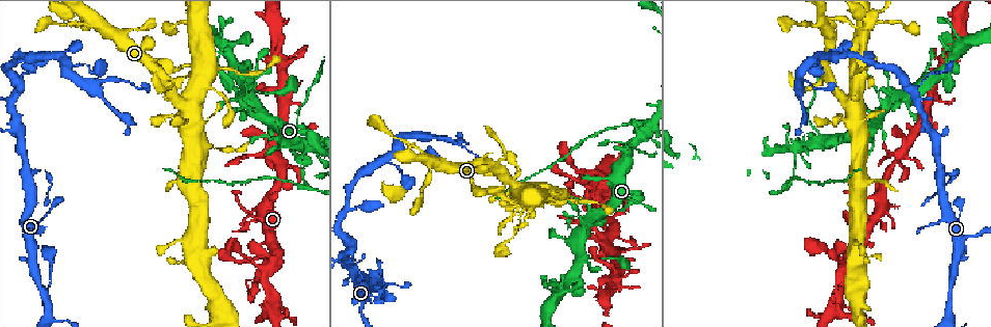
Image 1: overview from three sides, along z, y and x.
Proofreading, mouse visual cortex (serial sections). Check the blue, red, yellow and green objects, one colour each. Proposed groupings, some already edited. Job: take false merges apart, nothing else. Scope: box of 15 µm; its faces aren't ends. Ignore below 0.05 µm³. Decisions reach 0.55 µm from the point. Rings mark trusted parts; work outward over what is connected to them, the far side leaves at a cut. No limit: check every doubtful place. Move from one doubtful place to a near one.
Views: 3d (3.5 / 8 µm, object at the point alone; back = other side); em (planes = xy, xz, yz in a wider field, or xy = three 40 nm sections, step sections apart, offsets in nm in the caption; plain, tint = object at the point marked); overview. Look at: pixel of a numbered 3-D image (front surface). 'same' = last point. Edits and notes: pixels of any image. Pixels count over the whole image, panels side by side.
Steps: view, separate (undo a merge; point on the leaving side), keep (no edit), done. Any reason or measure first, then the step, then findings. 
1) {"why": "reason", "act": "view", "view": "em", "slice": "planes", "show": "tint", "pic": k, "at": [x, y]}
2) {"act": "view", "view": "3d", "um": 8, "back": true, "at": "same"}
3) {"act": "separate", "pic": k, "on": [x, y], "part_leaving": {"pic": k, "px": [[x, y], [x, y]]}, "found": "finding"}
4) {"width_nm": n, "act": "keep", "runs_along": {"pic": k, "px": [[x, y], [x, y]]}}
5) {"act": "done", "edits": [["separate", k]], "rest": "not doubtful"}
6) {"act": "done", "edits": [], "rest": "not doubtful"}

{"why": "thick turns thin", "act": "view", "view": "em", "slice": "xy", "step": 1, "show": "tint", "pic": 1, "at": [626, 155]}

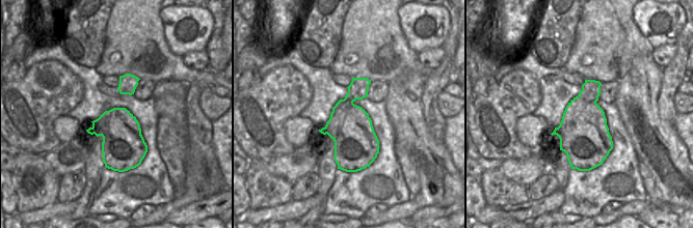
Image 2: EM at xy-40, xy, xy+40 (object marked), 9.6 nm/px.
{"why": "see where the arms go", "act": "view", "view": "3d", "um": 3.5, "at": "same"}

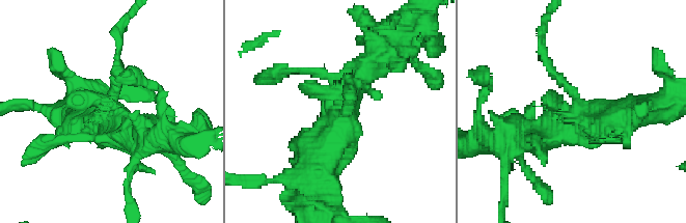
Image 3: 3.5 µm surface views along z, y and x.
{"act": "separate", "pic": 3, "on": [551, 70], "part_leaving": {"pic": 3, "px": [[576, 95], [544, 57], [544, 22]]}, "found": "two cells meet here"}

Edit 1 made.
{"act": "view", "view": "overview"}

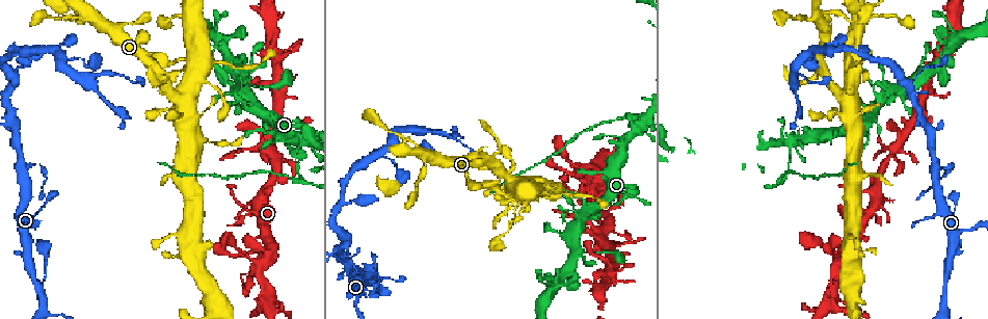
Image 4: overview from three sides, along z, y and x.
{"why": "arms part here", "act": "view", "view": "3d", "um": 3.5, "pic": 4, "at": [784, 178]}

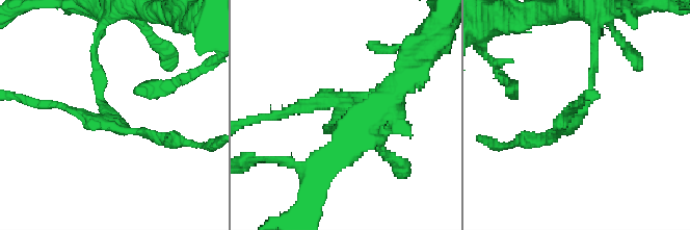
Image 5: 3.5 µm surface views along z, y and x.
{"arms": 3, "arm_widths_nm": [150, 150, 150], "why": "shape alone is not enough", "act": "view", "view": "em", "slice": "xy", "step": 3, "show": "tint", "pic": 5, "at": [344, 108]}

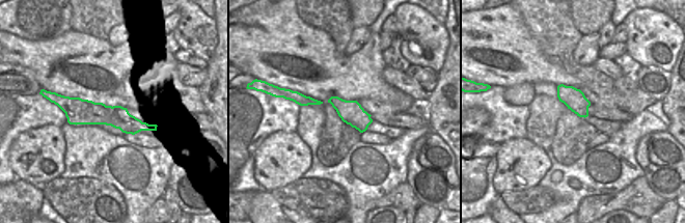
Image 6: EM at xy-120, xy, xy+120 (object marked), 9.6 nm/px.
{"act": "separate", "pic": 5, "on": [295, 109], "border": {"pic": 6, "px": [[134, 116], [121, 113], [118, 128]]}, "found": "two cells meet here"}

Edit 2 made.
{"why": "sudden change in width", "act": "view", "view": "3d", "um": 8, "pic": 4, "at": [613, 231]}

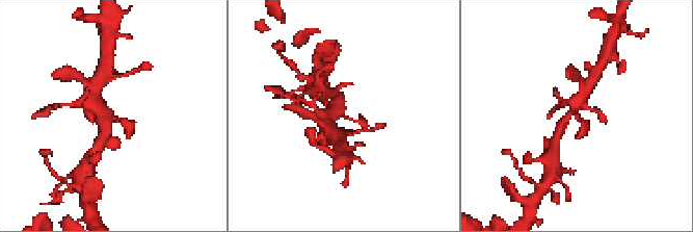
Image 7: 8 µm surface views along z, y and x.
{"act": "view", "view": "em", "slice": "xy", "step": 5, "show": "tint", "pic": 7, "at": [113, 113]}

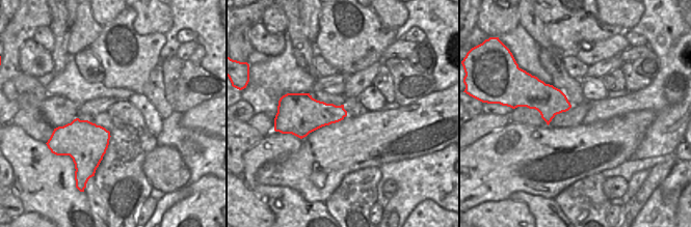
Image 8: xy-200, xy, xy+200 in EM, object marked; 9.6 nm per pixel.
{"act": "keep", "runs_along": {"pic": 7, "px": [[339, 99], [335, 109], [361, 121]]}, "found": "all the same cell"}

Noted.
{"why": "sudden change in width", "act": "view", "view": "3d", "um": 3.5, "pic": 4, "at": [550, 194]}

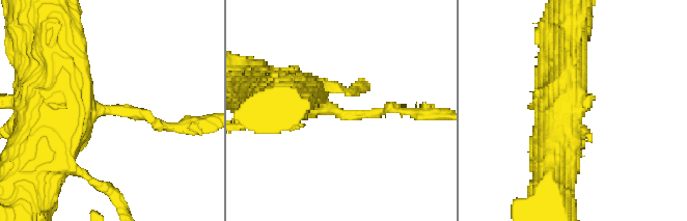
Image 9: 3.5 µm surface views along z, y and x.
{"arm_widths_nm": [150, 700], "act": "view", "view": "em", "slice": "xy", "step": 3, "show": "tint", "pic": 9, "at": [343, 113]}

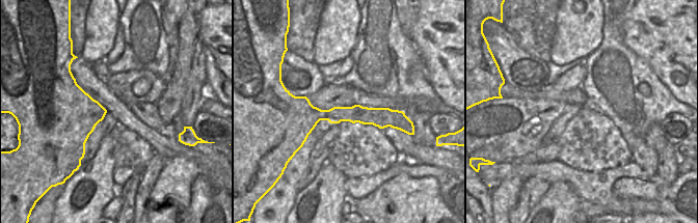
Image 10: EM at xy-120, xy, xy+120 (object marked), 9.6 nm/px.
{"why": "another direction", "act": "view", "view": "em", "slice": "planes", "show": "tint", "at": "same"}

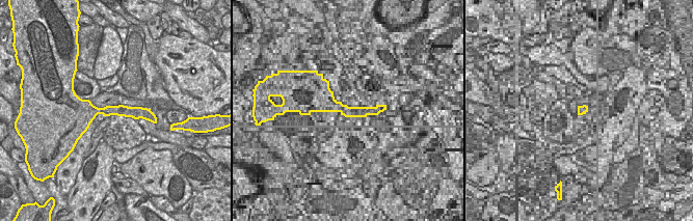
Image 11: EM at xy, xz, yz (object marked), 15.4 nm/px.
{"act": "keep", "runs_along": {"pic": 11, "px": [[82, 107], [87, 110], [149, 113]]}, "found": "all the same cell"}

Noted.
{"why": "arms part here", "act": "view", "view": "3d", "um": 3.5, "pic": 4, "at": [35, 284]}

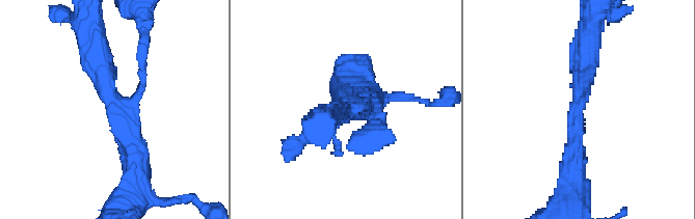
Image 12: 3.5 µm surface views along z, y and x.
{"arms": 3, "arm_widths_nm": [100, 250, 350], "why": "shape alone is not enough", "act": "view", "view": "em", "slice": "xy", "step": 5, "show": "tint", "pic": 12, "at": [347, 107]}

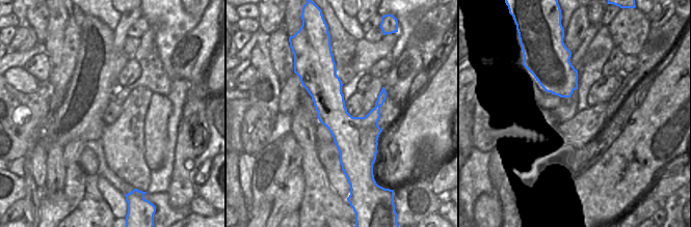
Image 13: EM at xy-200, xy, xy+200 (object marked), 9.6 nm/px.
{"width_nm": 380, "act": "keep", "runs_along": {"pic": 13, "px": [[329, 61], [350, 168]]}, "found": "all the same cell"}

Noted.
{"why": "sharp bend", "act": "view", "view": "3d", "um": 8, "pic": 4, "at": [937, 168]}

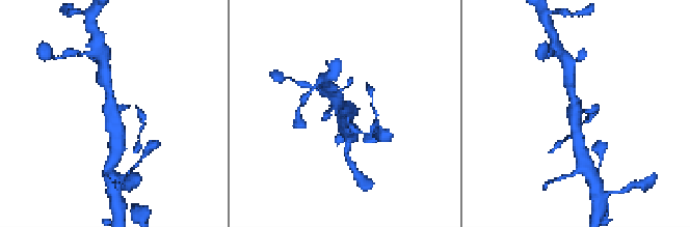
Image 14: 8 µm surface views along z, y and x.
{"arms": 3, "arm_widths_nm": [200, 250, 400], "why": "now the EM", "act": "view", "view": "em", "slice": "xy", "step": 3, "show": "tint", "pic": 14, "at": [111, 114]}

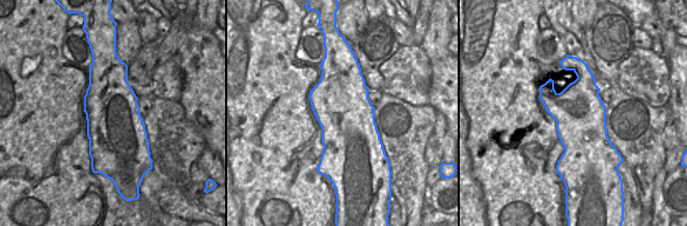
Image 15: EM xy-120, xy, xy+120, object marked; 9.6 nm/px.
{"act": "keep", "runs_along": {"pic": 14, "px": [[115, 142], [107, 84]]}, "found": "one cell here"}

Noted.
{"act": "done", "edits": [["separate", 3], ["separate", 5]], "rest": "not doubtful"}

